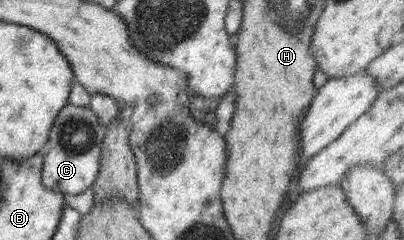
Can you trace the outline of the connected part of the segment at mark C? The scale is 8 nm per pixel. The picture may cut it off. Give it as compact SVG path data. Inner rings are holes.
M69 102L58 113L51 126L48 144L44 151L42 184L63 194L80 194L90 189L98 178L104 126L97 124L98 116L90 106L74 106Z

